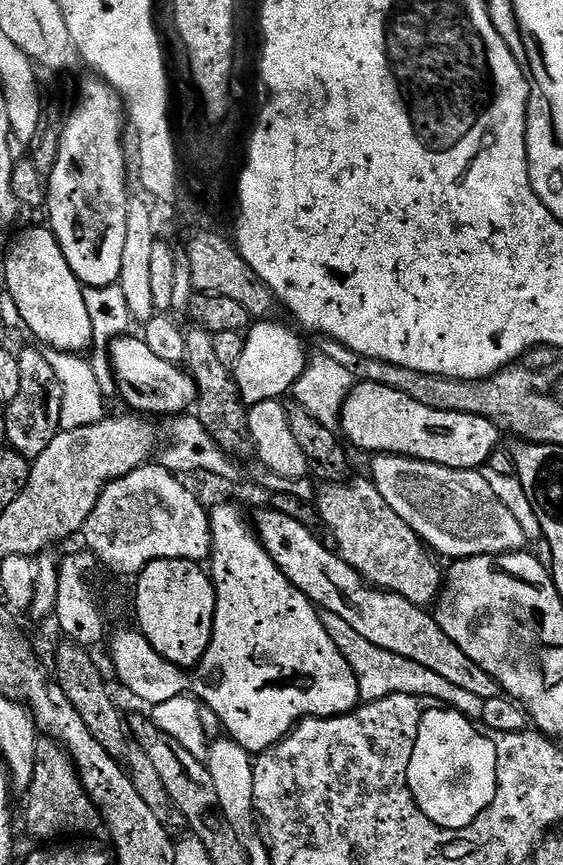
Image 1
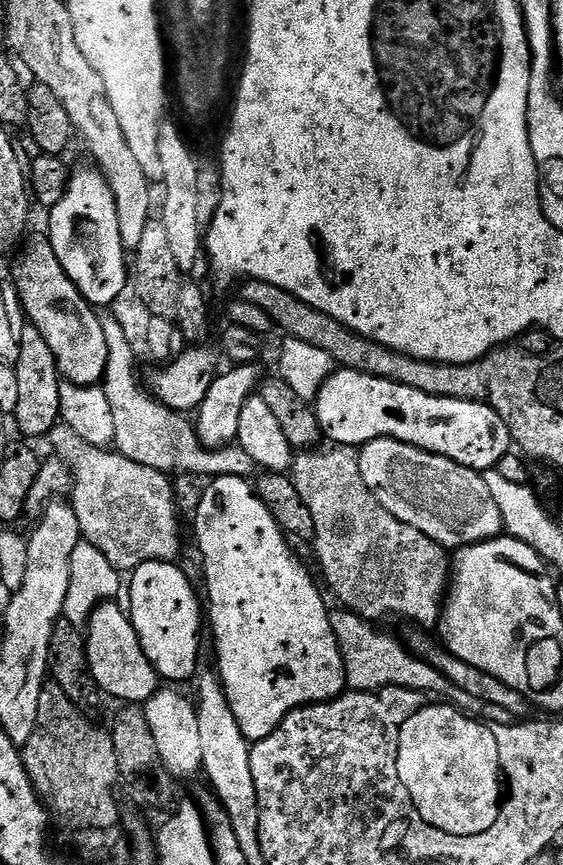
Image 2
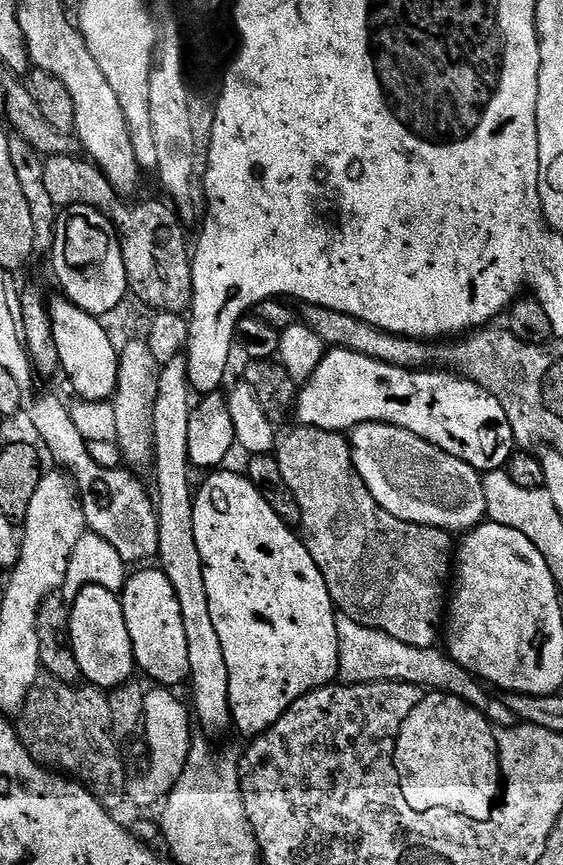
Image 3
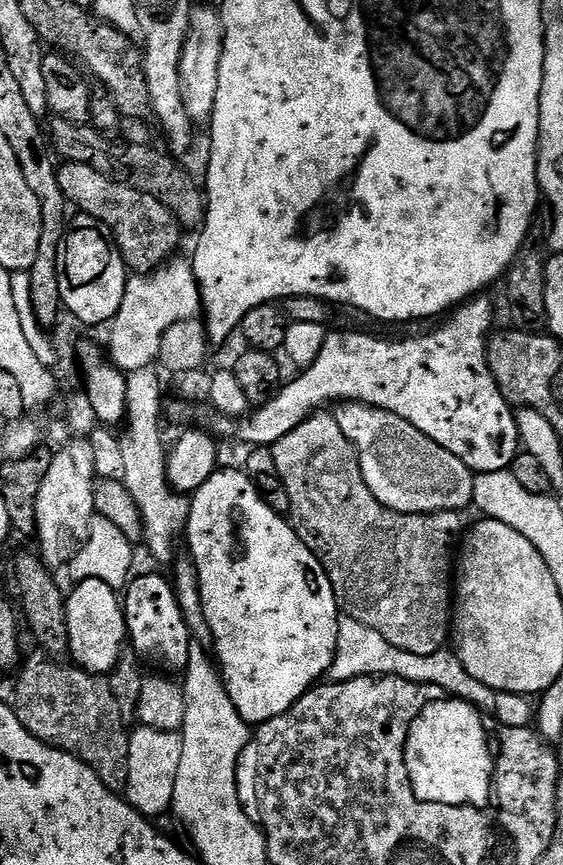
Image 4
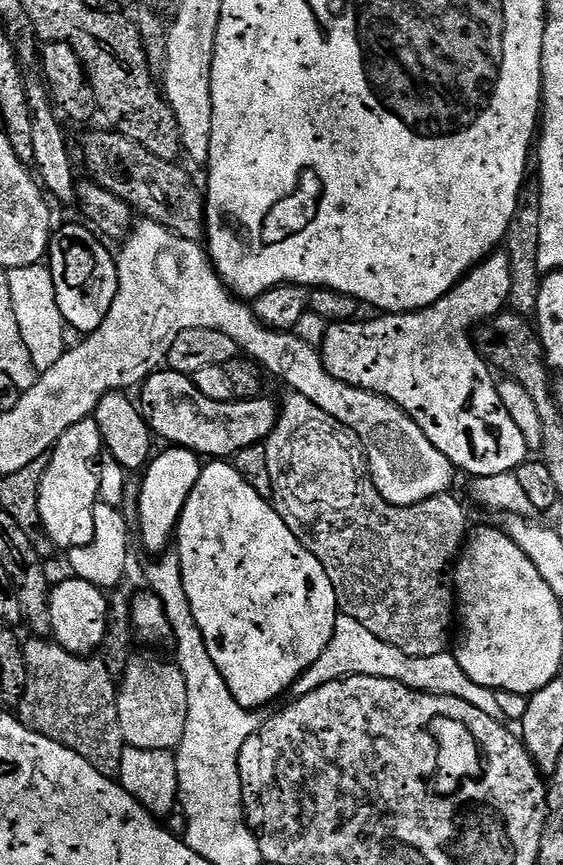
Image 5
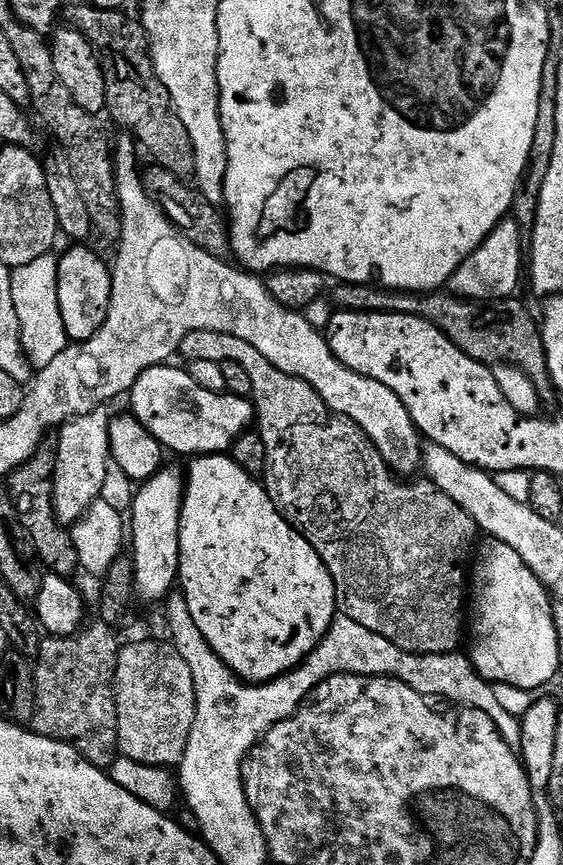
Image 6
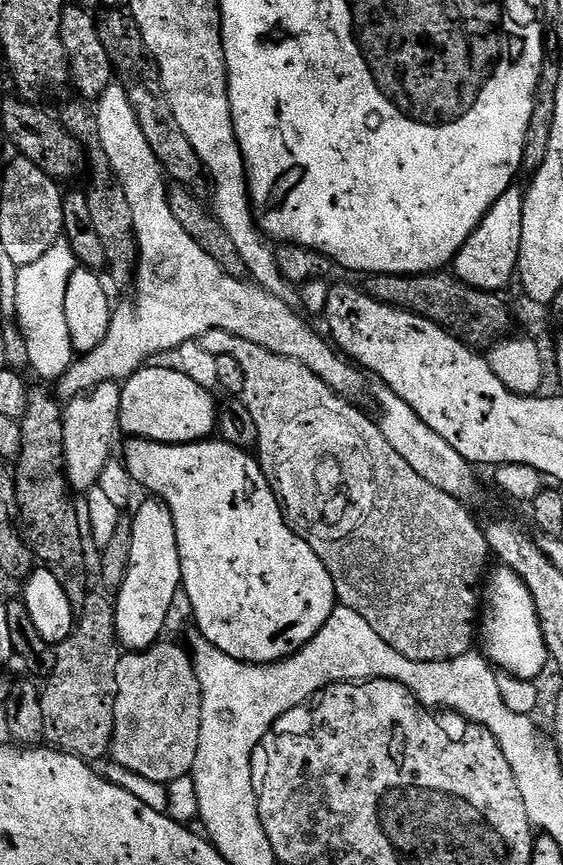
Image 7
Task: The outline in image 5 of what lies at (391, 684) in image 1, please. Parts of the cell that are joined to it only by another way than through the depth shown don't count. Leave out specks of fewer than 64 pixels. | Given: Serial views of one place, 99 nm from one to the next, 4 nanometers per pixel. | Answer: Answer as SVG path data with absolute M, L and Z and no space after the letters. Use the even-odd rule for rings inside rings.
M340 614L336 617L334 634L326 650L322 650L322 658L318 658L314 666L310 666L296 679L290 692L293 697L305 696L318 690L318 686L326 686L326 682L343 680L346 676L386 678L407 688L415 688L417 692L428 692L431 696L462 698L462 702L470 702L470 706L478 706L478 710L490 714L490 718L501 719L496 692L486 686L478 686L478 682L474 682L474 678L470 678L470 674L466 674L466 670L458 666L456 657L451 651L434 654L430 658L402 654L402 650L390 646L390 642L382 642L382 638L374 638L374 634L370 634L370 630L362 626L362 622L354 622L354 618Z

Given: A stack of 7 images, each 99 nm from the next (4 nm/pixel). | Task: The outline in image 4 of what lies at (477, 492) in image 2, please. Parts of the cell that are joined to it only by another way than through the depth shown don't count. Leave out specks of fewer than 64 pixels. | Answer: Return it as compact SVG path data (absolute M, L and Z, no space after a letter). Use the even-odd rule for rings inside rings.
M344 402L339 405L340 412L335 413L338 426L342 426L342 434L346 434L348 441L356 447L360 455L362 478L366 478L366 486L390 510L405 512L406 514L430 514L431 512L459 512L472 504L474 494L474 473L467 468L450 450L438 446L422 430L410 426L406 418L398 418L398 414L390 414L381 408L371 408L369 404L354 404Z

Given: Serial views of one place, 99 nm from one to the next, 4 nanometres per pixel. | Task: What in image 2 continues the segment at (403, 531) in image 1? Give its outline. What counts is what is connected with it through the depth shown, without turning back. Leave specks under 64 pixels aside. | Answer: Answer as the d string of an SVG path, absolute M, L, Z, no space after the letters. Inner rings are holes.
M321 447L319 450L301 451L299 455L293 459L290 475L294 486L298 490L298 494L302 498L302 502L306 502L306 510L310 510L310 518L314 518L314 530L316 531L314 547L316 547L316 558L320 562L320 568L324 571L325 578L328 579L329 586L332 587L337 598L344 603L341 605L343 605L347 611L354 612L369 622L380 622L376 620L384 620L387 616L401 616L404 620L413 620L413 622L416 623L413 625L419 626L421 629L435 629L440 623L440 614L444 607L446 593L450 587L449 549L442 547L438 542L434 542L434 538L422 534L422 530L414 530L414 526L410 526L406 522L394 518L394 514L390 514L390 510L386 510L386 506L382 506L382 502L378 502L378 498L372 493L370 486L366 486L366 478L362 478L360 457L351 447L327 447L328 448Z

